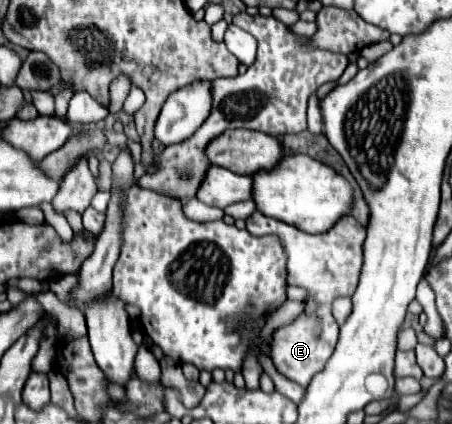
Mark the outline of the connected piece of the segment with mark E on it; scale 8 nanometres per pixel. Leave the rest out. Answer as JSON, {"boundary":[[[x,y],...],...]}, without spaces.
{"boundary":[[[253,212],[247,218],[247,230],[255,236],[273,234],[281,238],[281,244],[287,254],[287,282],[291,286],[301,286],[309,290],[311,298],[307,300],[305,316],[299,316],[295,322],[281,326],[273,332],[271,344],[271,360],[277,370],[289,380],[301,384],[303,388],[309,384],[313,374],[323,370],[325,362],[335,350],[339,326],[333,318],[331,304],[338,296],[351,297],[359,283],[359,272],[363,266],[363,242],[365,228],[353,218],[343,218],[335,228],[325,234],[305,234],[291,224],[285,224],[277,218],[265,216],[261,212]]]}

